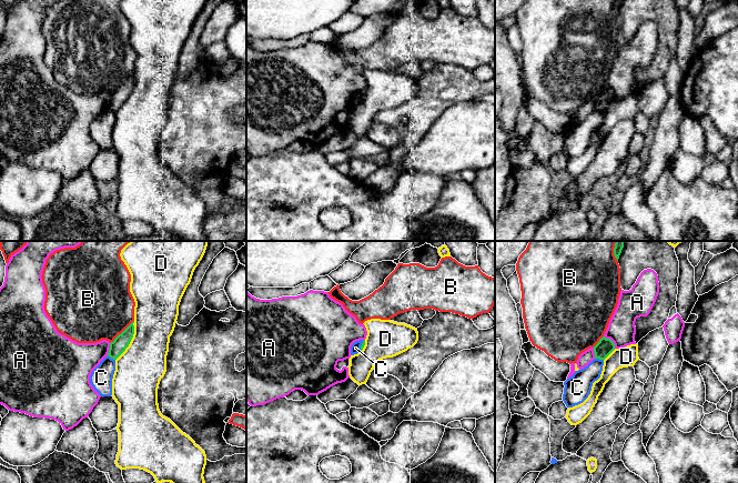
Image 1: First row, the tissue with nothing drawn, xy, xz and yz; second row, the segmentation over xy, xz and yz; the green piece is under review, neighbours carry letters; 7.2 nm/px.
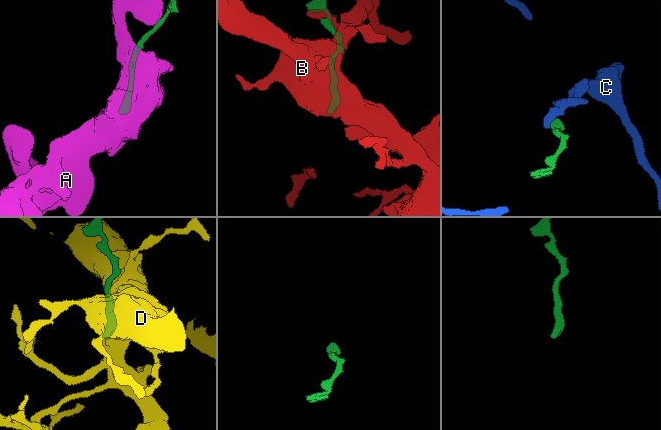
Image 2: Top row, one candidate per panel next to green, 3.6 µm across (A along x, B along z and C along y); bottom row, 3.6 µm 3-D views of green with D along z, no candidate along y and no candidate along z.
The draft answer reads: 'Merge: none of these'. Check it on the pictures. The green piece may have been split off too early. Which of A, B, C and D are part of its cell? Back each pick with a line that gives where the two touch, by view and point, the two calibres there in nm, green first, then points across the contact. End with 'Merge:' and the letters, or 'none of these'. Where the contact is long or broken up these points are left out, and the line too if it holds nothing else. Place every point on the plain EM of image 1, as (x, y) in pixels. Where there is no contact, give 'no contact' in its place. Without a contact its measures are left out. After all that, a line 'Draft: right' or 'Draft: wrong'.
Merge: none of these
Draft: right

